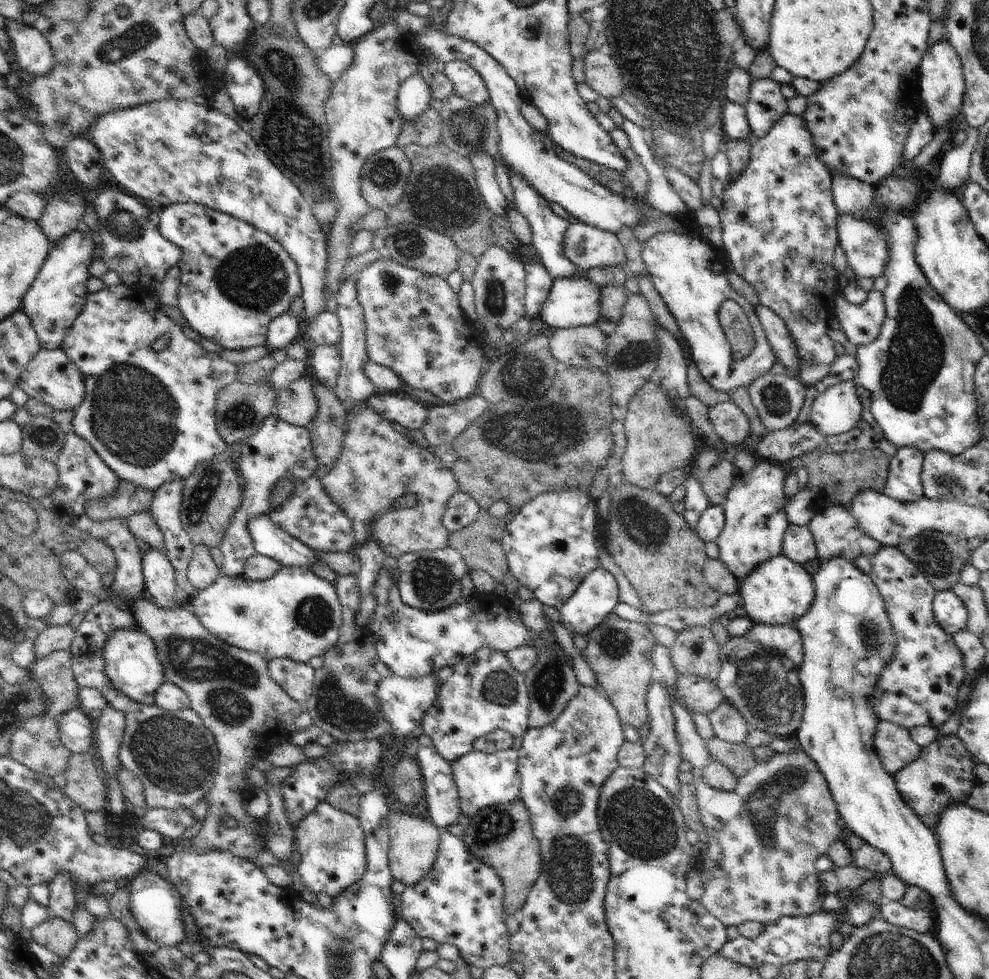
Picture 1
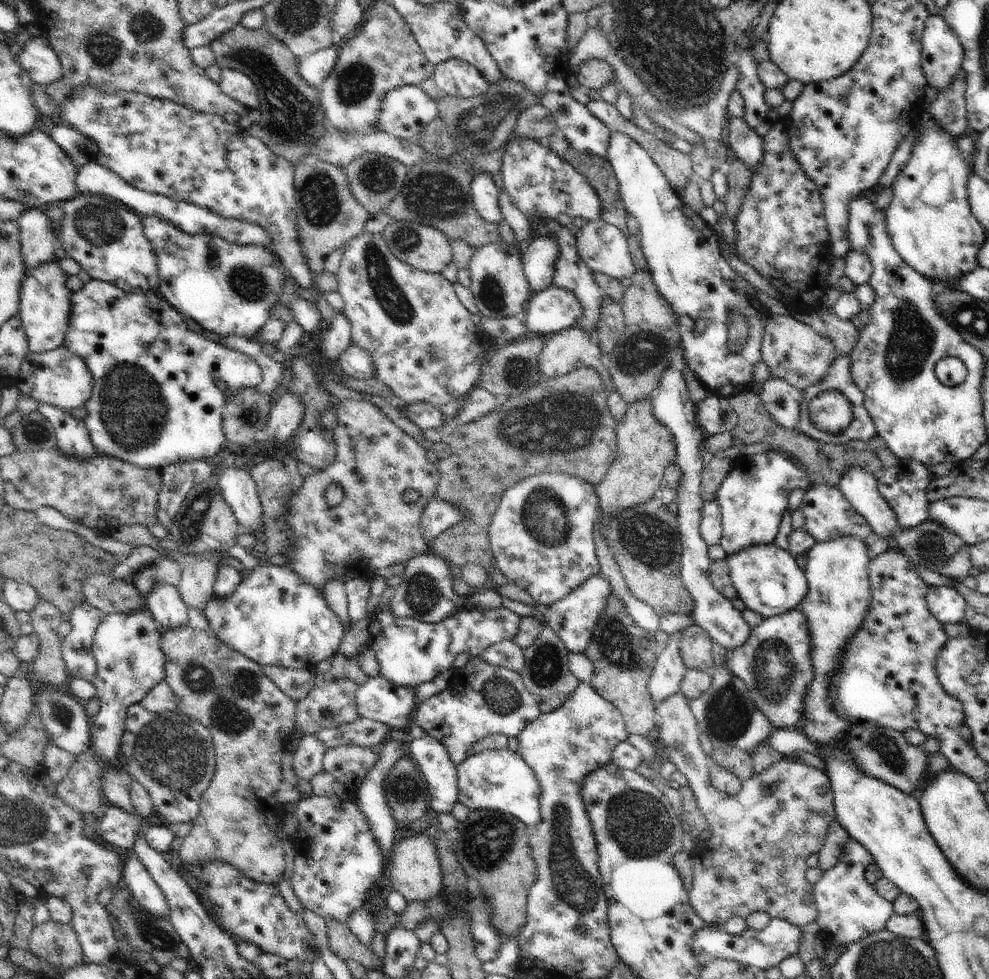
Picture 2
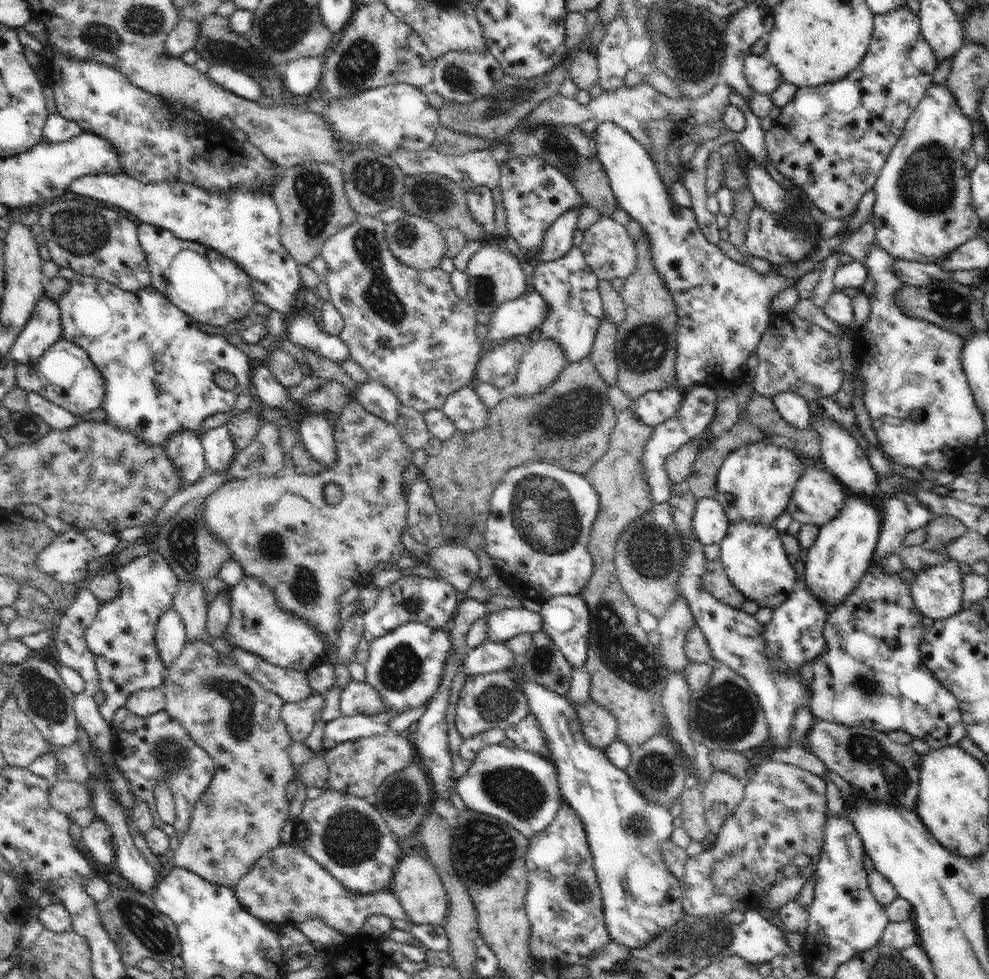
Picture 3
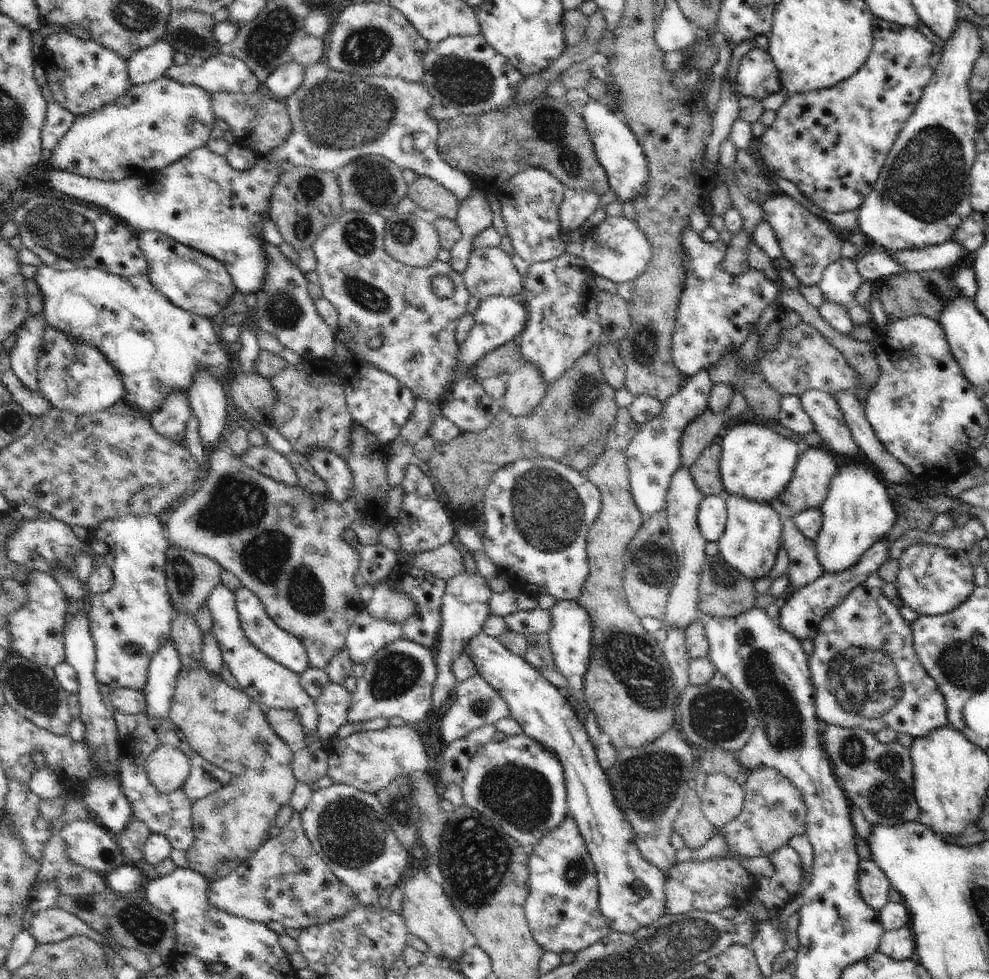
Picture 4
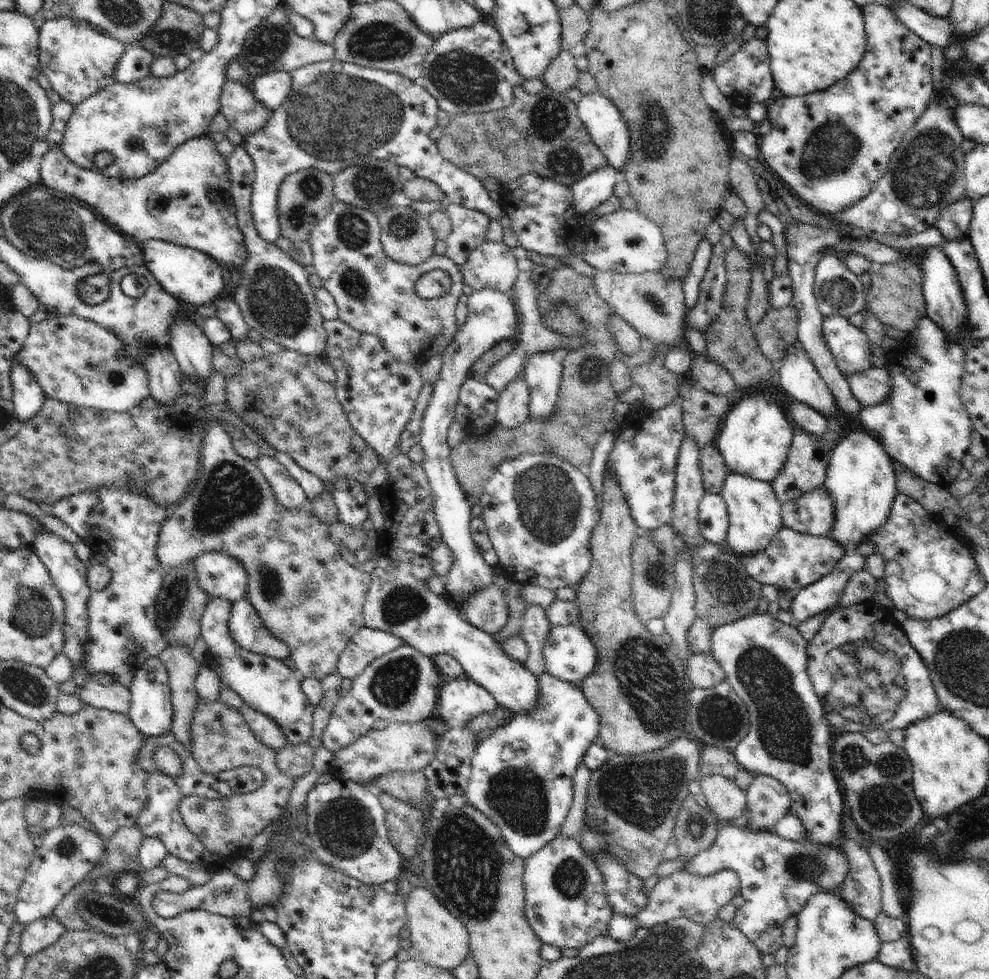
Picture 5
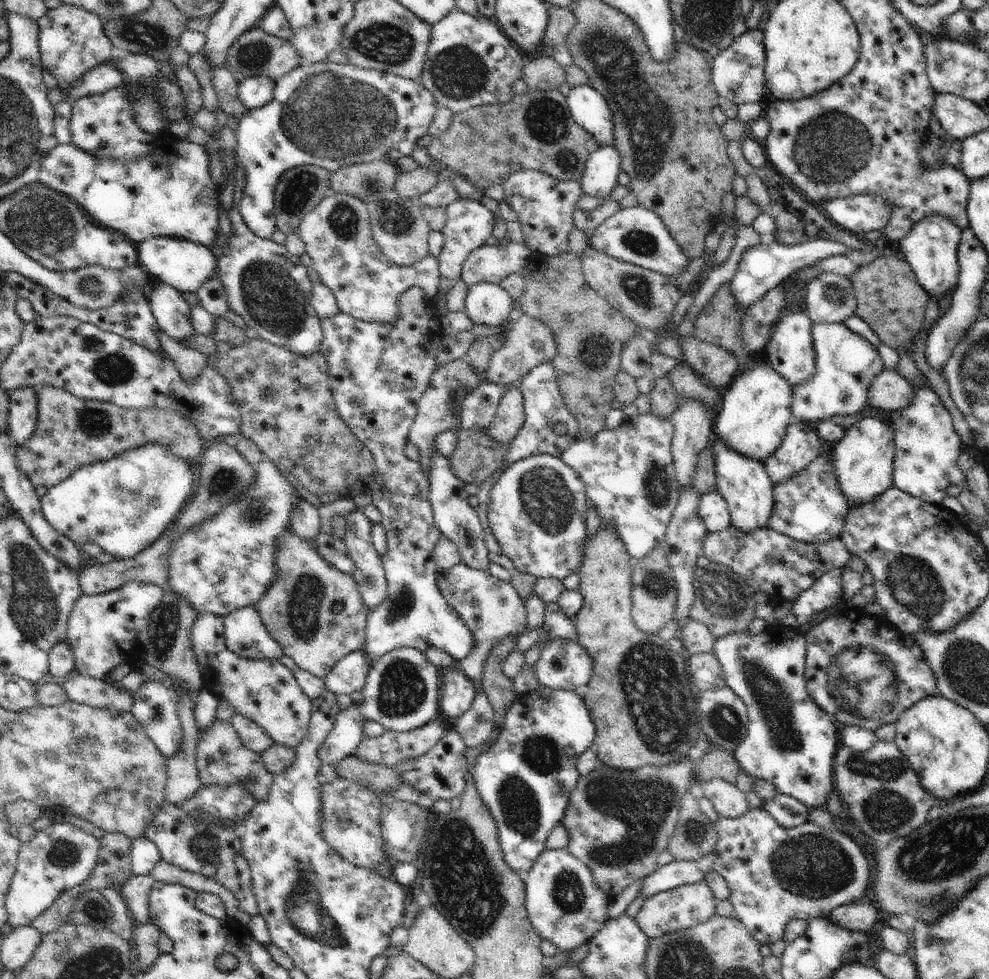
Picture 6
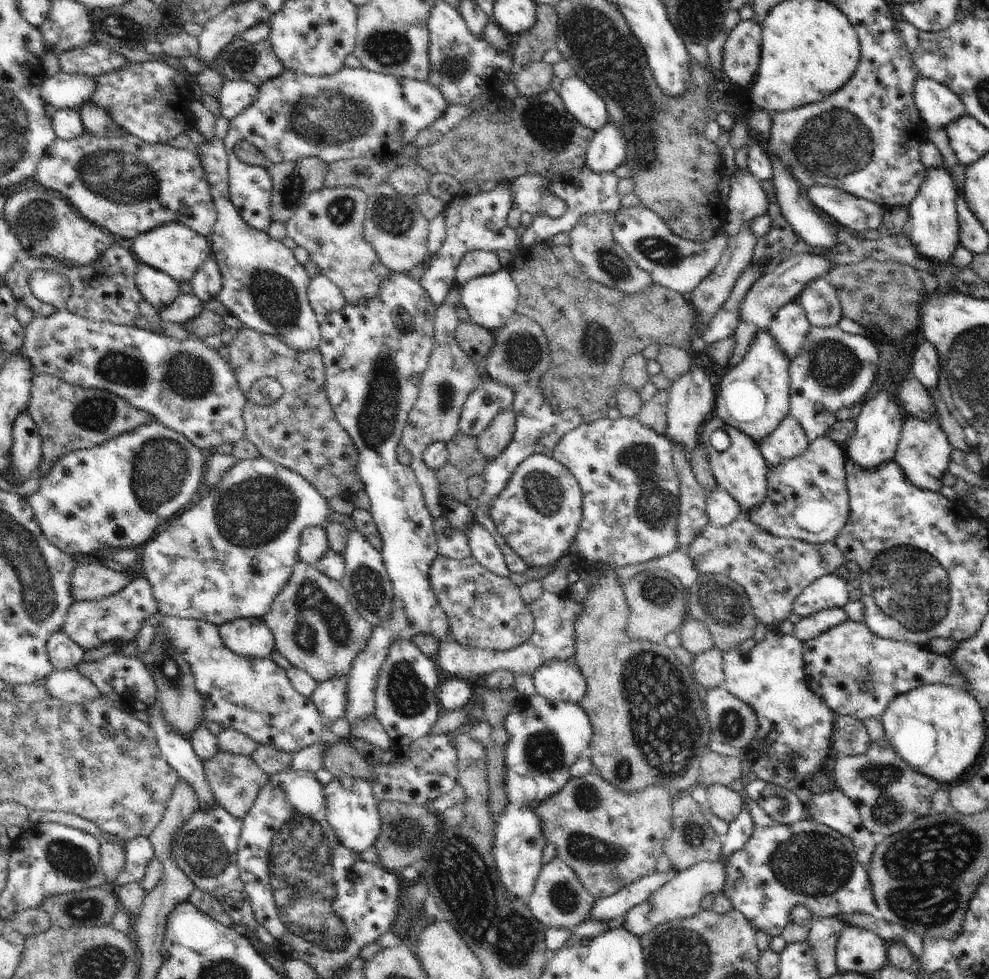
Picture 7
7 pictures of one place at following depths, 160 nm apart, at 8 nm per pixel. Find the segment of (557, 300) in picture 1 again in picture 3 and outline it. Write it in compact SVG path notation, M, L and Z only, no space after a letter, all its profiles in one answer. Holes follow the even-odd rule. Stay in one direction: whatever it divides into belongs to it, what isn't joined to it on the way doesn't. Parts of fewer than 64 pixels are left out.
M530 289L520 298L501 304L496 312L490 316L491 323L489 328L489 340L484 344L484 348L488 349L494 344L508 341L509 339L526 339L531 340L536 334L539 326L548 318L549 306L542 296L541 292Z

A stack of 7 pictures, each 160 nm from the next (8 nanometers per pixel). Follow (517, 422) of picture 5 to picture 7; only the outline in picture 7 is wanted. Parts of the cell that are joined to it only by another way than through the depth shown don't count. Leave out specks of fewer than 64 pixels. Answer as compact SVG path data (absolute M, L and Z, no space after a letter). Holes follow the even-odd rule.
M510 406L500 411L488 428L477 438L477 447L489 460L496 458L512 440L515 431L515 412Z

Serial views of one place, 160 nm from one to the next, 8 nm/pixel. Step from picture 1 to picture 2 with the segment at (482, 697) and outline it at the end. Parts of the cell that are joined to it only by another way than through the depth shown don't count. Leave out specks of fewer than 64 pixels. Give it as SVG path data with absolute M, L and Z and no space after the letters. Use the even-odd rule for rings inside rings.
M470 657L469 661L455 672L454 678L442 692L431 696L418 706L412 718L412 725L421 726L428 735L439 740L456 766L467 759L468 749L475 742L492 733L517 737L528 724L541 715L534 697L524 686L521 673L506 667L494 666L485 662L482 657Z

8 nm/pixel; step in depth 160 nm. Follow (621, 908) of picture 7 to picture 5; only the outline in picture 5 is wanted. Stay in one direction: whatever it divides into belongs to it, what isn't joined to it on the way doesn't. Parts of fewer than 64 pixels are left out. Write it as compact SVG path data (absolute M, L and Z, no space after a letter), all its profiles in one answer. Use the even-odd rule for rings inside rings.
M717 820L717 838L711 848L692 857L688 864L684 864L684 870L694 876L712 876L720 870L734 870L740 878L740 892L744 897L744 906L741 906L734 918L733 924L760 950L761 955L773 954L783 946L782 932L784 924L792 914L798 914L806 906L808 898L820 890L840 890L846 880L848 858L840 848L820 844L810 834L806 834L804 840L787 840L774 831L752 832L752 828L736 826L730 820Z

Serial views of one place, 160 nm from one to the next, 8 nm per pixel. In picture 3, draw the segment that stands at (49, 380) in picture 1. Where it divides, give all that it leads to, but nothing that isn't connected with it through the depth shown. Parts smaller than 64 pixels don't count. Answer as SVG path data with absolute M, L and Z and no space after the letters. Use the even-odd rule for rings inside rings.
M64 338L57 340L34 364L16 364L17 385L26 392L35 392L75 414L80 418L91 410L96 410L104 400L105 380L103 374L90 360L88 353L77 344Z

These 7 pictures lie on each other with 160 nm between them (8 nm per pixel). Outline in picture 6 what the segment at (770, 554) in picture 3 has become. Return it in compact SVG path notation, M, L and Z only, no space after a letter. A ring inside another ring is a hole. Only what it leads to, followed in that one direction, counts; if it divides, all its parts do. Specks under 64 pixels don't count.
M713 438L712 442L716 461L717 491L727 502L731 514L731 525L746 535L751 535L754 531L768 527L768 519L774 510L775 484L766 472L764 465L729 449L717 438Z

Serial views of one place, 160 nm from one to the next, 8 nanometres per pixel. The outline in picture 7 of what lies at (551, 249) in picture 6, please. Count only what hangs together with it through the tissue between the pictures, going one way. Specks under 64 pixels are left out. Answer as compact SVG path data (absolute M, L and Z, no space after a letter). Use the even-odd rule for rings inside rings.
M525 174L507 183L513 206L522 212L530 212L534 218L542 214L550 219L559 219L566 212L564 199L551 191L550 176Z

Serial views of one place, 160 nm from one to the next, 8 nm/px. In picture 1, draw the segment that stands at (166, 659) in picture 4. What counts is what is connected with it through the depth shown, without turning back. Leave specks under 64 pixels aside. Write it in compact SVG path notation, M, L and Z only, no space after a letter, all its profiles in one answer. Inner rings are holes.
M150 547L143 554L143 575L147 597L162 609L175 608L175 568L164 551Z

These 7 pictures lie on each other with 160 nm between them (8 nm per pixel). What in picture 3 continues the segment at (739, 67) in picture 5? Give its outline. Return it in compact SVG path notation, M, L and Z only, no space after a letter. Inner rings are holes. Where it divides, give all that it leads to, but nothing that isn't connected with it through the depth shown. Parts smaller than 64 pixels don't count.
M748 55L744 63L744 74L758 94L771 95L784 82L780 71L766 55Z

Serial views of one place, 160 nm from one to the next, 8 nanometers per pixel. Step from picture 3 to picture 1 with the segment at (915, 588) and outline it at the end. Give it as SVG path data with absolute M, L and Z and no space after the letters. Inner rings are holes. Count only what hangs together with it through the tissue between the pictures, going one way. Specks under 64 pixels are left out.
M952 590L936 593L933 598L936 622L950 635L967 628L969 610L964 601Z

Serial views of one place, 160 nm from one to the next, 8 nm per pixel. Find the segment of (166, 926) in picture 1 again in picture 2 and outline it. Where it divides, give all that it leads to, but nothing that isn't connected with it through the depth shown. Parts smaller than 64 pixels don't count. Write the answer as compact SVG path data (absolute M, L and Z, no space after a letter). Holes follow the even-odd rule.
M132 856L125 860L122 885L130 890L146 912L156 918L169 920L170 907L167 898L139 858Z

